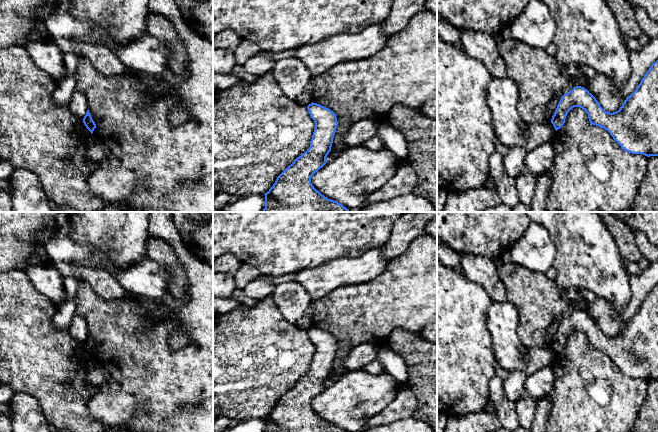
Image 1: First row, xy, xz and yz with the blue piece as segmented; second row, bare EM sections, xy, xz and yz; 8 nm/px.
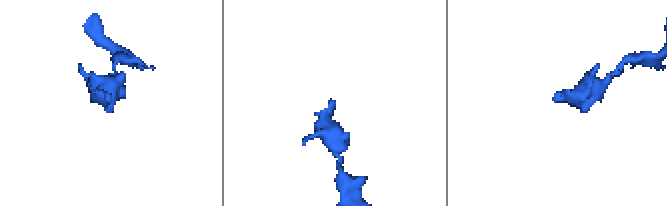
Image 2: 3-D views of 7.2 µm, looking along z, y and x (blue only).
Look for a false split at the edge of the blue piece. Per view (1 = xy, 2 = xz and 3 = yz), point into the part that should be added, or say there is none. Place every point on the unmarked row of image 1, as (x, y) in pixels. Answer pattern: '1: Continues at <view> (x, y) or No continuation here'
1: No continuation here
2: No continuation here
3: No continuation here

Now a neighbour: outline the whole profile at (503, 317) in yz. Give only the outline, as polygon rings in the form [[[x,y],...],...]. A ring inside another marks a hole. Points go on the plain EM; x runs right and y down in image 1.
[[[492,302],[488,311],[487,328],[493,341],[496,362],[508,372],[521,370],[531,375],[552,364],[556,354],[551,346],[537,347],[528,354],[521,353],[517,333],[520,313],[513,303]]]

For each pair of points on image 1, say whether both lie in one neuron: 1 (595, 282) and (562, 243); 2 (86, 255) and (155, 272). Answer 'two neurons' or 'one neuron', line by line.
1: one neuron
2: one neuron

